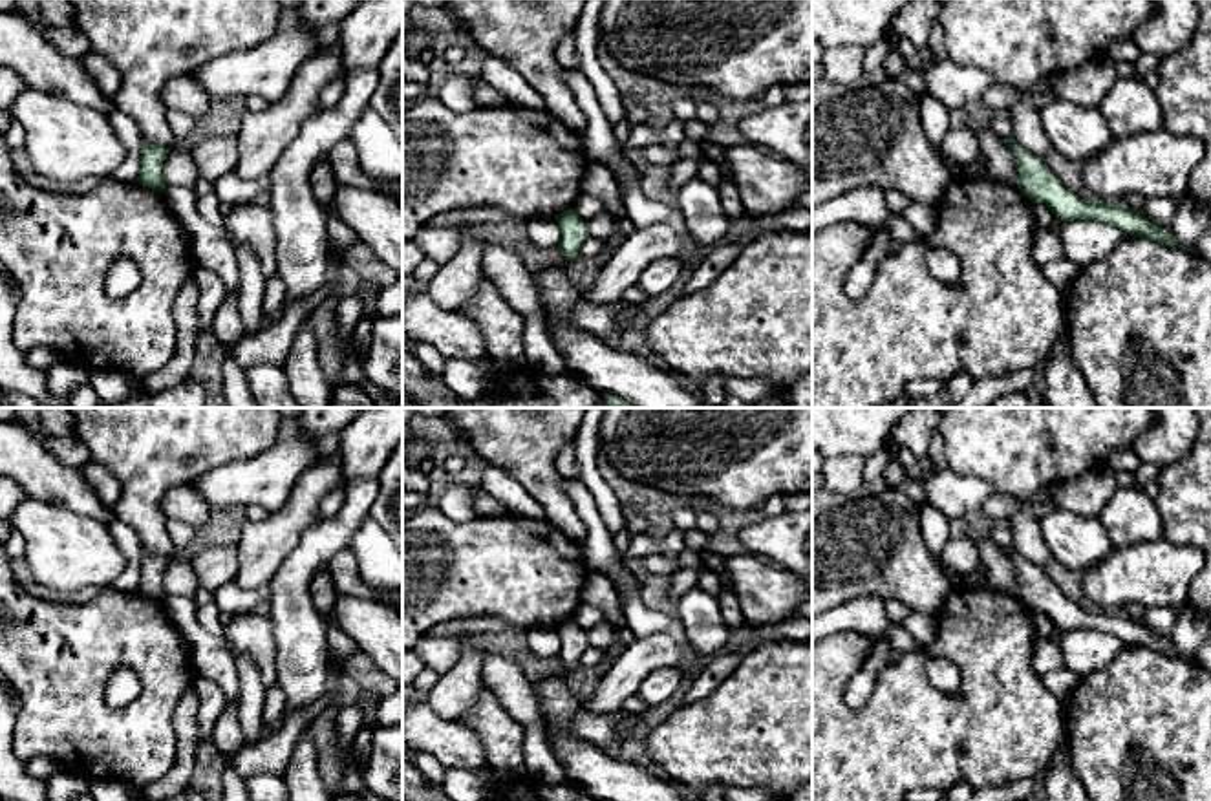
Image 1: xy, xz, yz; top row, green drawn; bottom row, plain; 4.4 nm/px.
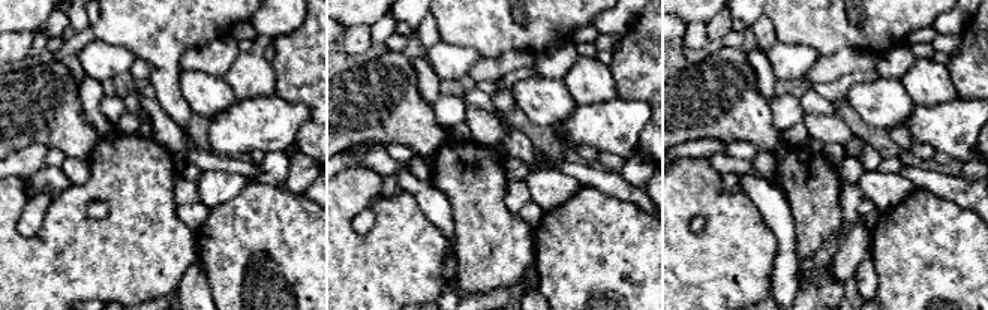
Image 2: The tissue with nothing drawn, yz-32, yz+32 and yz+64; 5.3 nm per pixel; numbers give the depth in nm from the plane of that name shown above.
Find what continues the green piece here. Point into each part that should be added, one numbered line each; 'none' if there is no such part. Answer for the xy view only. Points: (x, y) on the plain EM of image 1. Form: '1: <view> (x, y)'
none

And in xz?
none

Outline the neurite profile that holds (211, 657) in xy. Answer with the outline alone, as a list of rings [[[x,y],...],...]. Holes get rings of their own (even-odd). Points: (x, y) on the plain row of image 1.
[[[166,596],[165,607],[170,620],[181,631],[190,646],[190,664],[199,677],[214,680],[223,695],[225,704],[238,702],[240,680],[236,658],[225,638],[205,631],[196,618],[196,602],[185,596]]]

